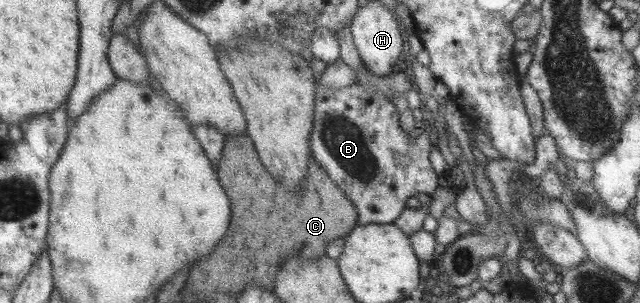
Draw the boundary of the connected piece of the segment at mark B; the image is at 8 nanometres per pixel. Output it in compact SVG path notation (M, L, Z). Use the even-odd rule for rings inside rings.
M320 83L315 85L313 127L311 127L311 157L327 173L327 177L354 205L359 225L391 224L406 208L408 198L417 193L432 195L438 186L438 176L429 164L431 142L423 131L415 139L409 139L397 119L394 101L367 91L361 85L353 84L340 89L331 89Z

